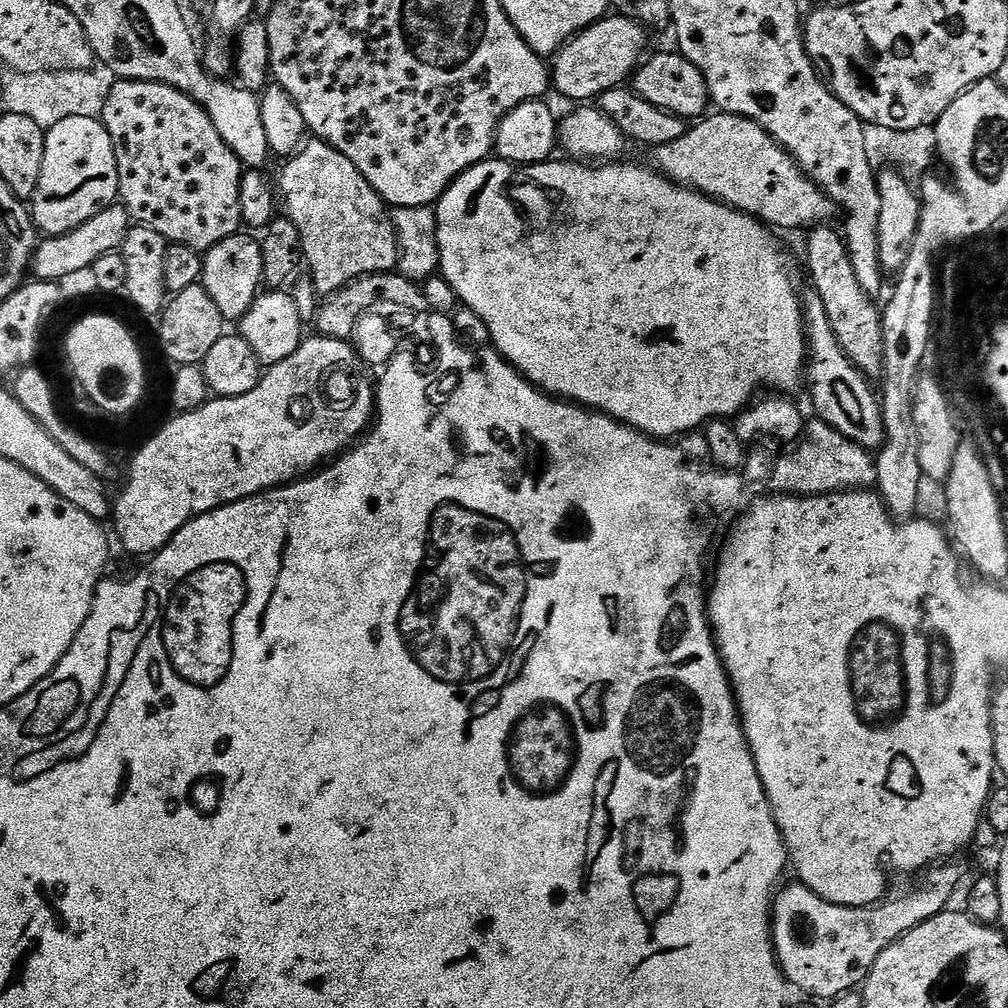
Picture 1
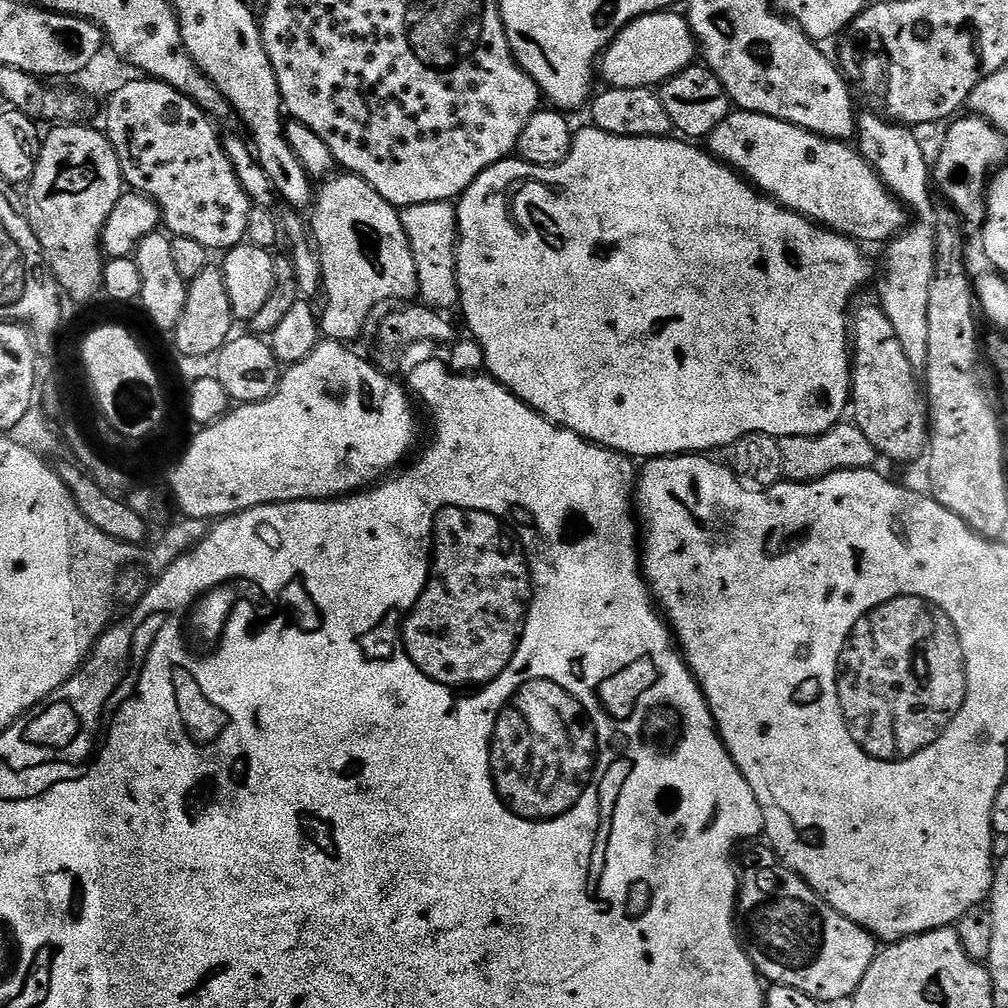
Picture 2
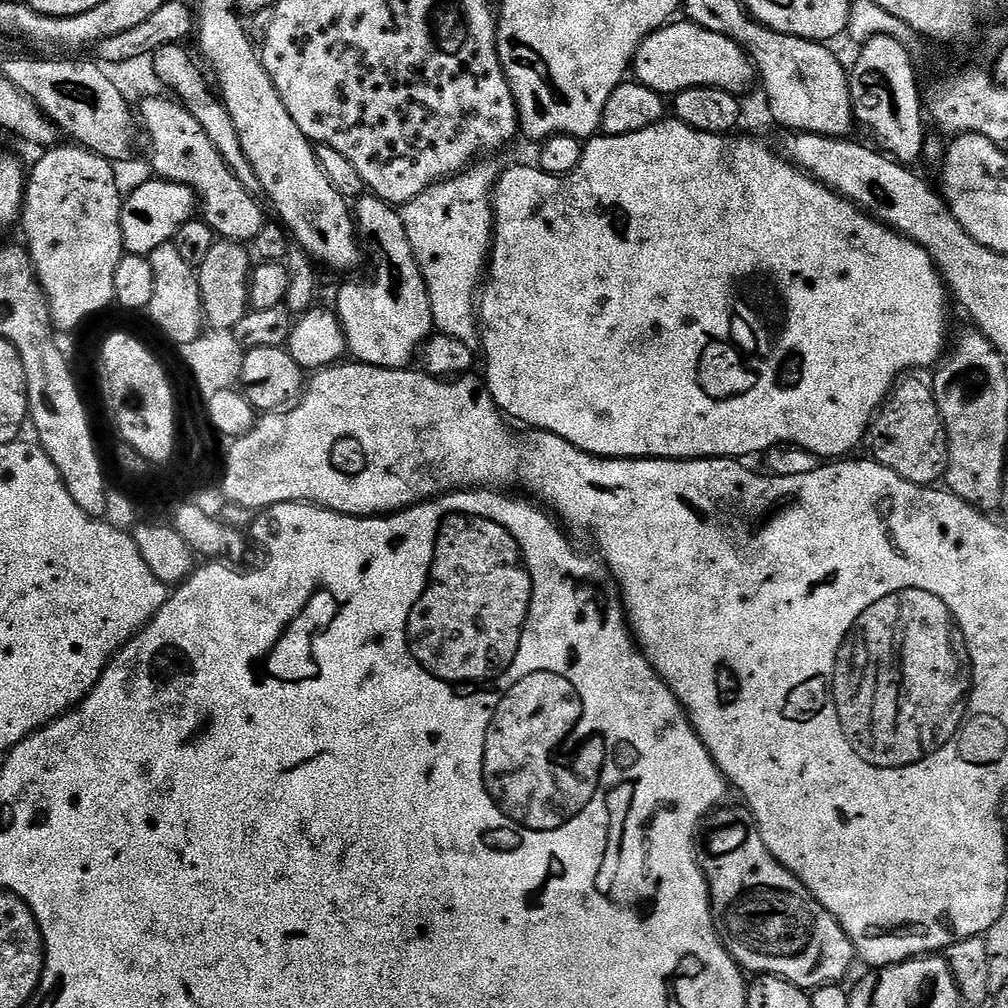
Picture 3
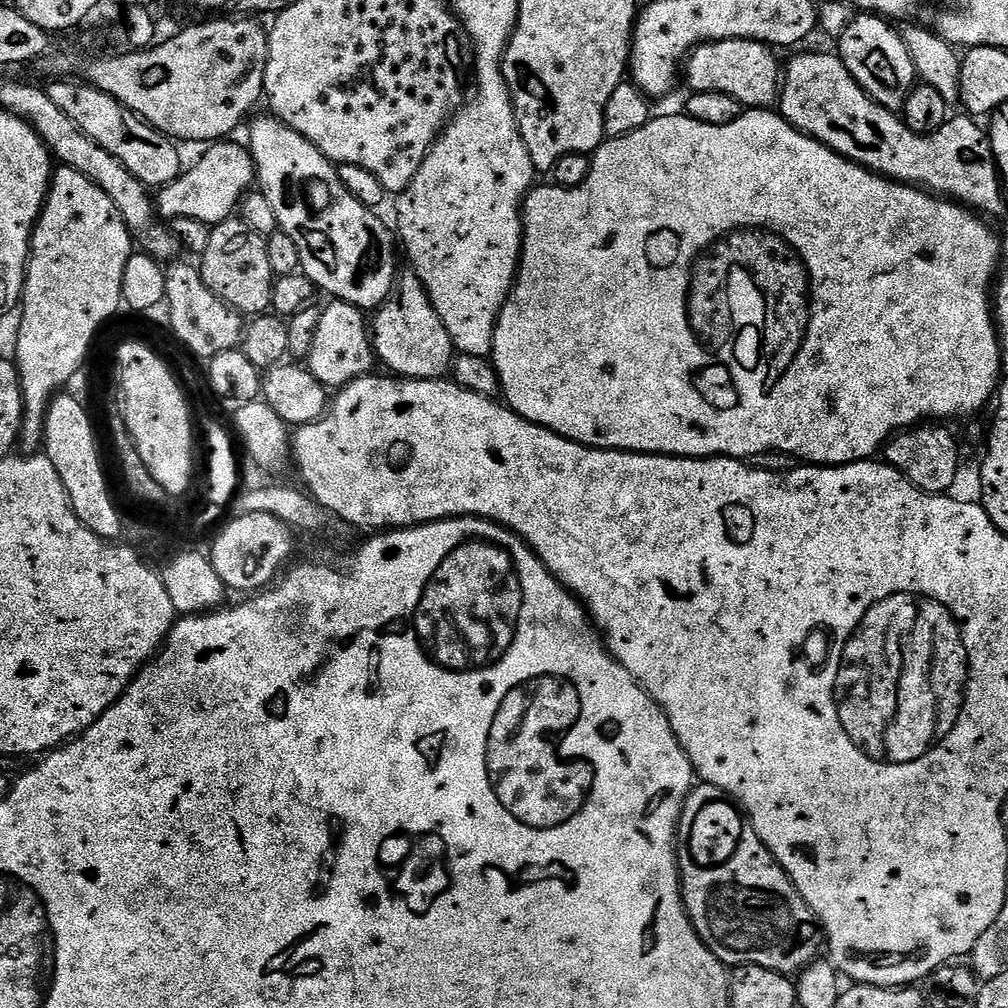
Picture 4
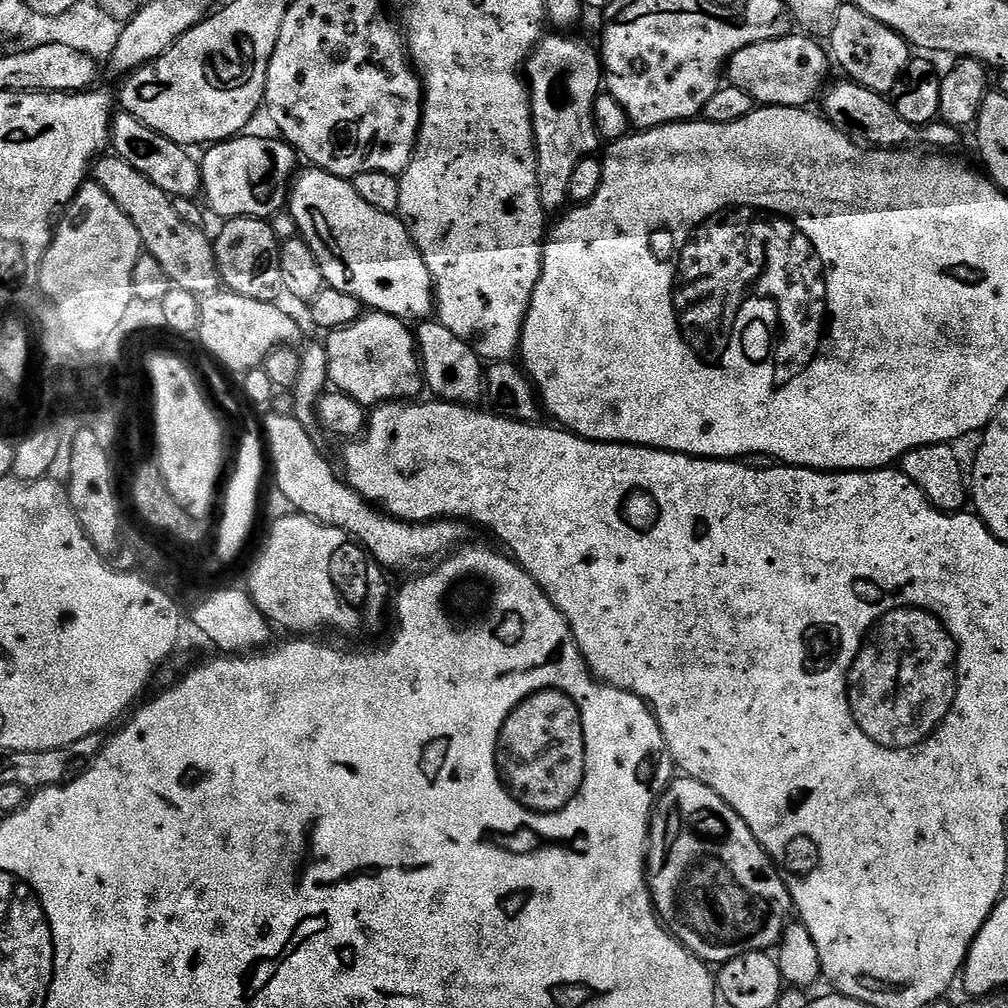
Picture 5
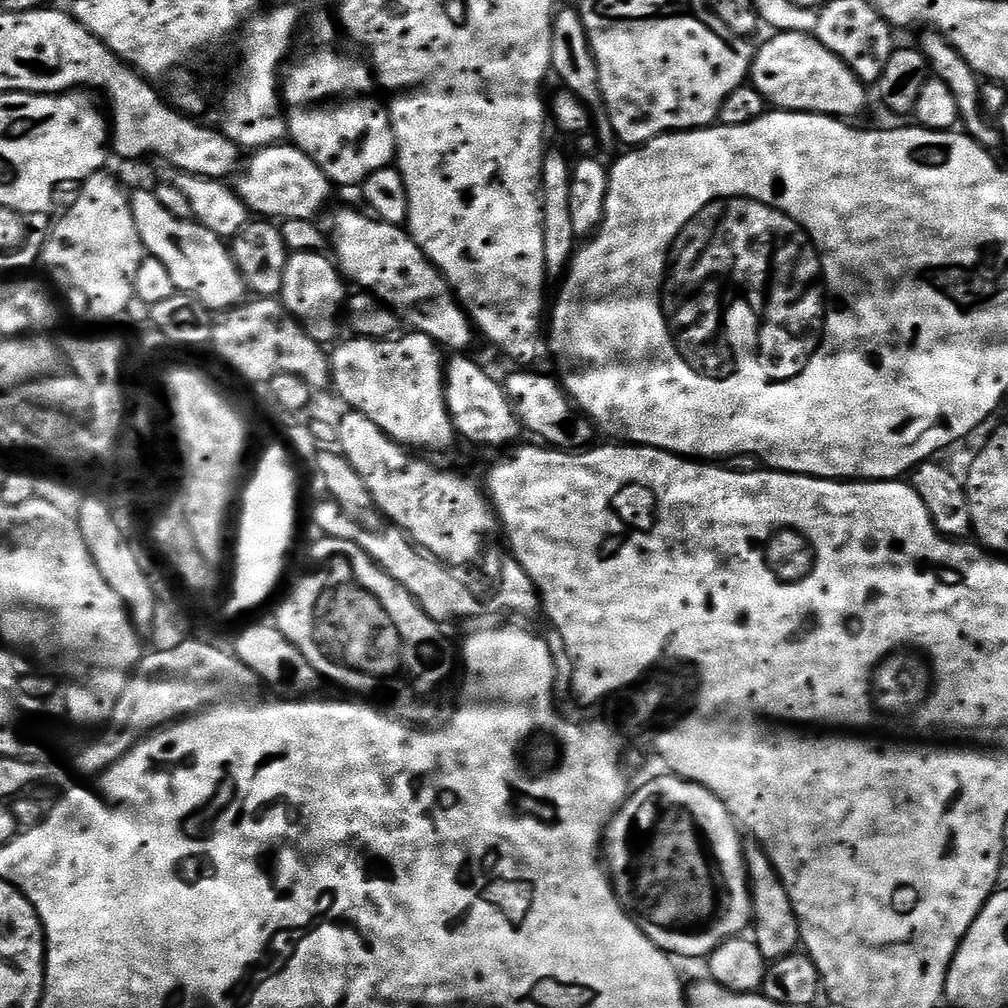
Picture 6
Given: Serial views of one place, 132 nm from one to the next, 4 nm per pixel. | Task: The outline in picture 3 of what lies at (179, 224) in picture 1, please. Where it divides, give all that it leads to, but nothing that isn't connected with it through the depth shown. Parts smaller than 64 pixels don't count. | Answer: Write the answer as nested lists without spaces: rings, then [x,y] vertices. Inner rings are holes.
[[[164,94],[151,96],[138,104],[139,123],[142,128],[144,123],[148,131],[152,168],[156,171],[153,173],[161,180],[181,184],[195,192],[203,220],[216,231],[219,239],[234,240],[242,245],[254,242],[266,223],[257,197],[238,182],[190,110],[179,99],[167,100],[166,97]]]

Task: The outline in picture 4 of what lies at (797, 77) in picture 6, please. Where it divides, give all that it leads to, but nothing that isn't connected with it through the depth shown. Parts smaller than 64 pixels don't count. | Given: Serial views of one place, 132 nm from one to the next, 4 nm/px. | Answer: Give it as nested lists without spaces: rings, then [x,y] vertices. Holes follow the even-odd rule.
[[[714,40],[692,49],[686,60],[686,84],[692,92],[709,92],[710,94],[730,94],[745,109],[771,109],[777,103],[782,83],[782,64],[776,61],[777,53],[767,44],[756,40]]]

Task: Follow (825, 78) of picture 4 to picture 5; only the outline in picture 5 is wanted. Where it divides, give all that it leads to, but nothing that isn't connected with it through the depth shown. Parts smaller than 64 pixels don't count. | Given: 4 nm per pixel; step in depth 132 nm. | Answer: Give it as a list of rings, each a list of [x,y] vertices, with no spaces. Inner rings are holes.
[[[855,82],[843,83],[834,85],[832,89],[829,87],[823,93],[822,115],[837,130],[846,133],[861,146],[867,146],[872,150],[904,150],[909,146],[916,146],[912,144],[921,140],[928,150],[952,150],[948,148],[954,147],[960,140],[961,133],[951,128],[949,124],[933,122],[919,128],[899,116],[887,95],[863,88],[861,84]]]

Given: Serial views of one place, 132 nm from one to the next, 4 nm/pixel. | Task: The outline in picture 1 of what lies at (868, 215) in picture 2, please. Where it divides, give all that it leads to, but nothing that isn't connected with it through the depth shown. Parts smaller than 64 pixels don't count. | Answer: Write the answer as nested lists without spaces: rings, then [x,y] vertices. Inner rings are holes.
[[[720,112],[715,115],[709,115],[693,123],[682,134],[682,138],[674,138],[674,142],[666,142],[654,149],[654,156],[656,156],[654,164],[663,176],[667,176],[675,184],[691,188],[692,191],[700,192],[712,200],[729,204],[731,208],[736,208],[747,216],[755,216],[757,220],[776,230],[781,230],[780,228],[808,230],[813,226],[820,226],[831,221],[828,219],[834,214],[837,215],[838,209],[824,193],[824,189],[819,188],[796,165],[796,159],[786,149],[781,148],[779,142],[761,124],[745,116],[735,116],[729,112]]]

